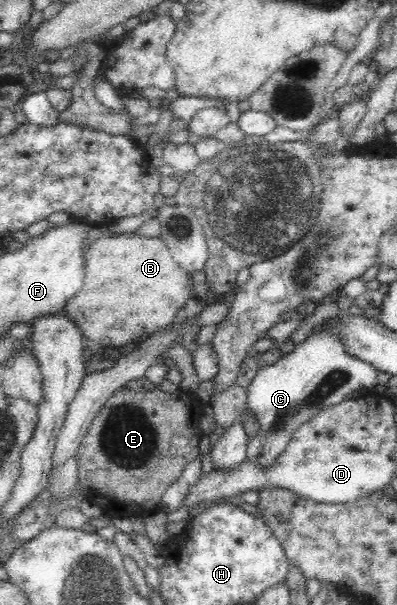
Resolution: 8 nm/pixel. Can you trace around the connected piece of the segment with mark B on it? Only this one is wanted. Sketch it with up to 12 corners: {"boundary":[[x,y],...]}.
{"boundary":[[105,233],[64,309],[103,347],[146,339],[193,296],[165,241]]}

